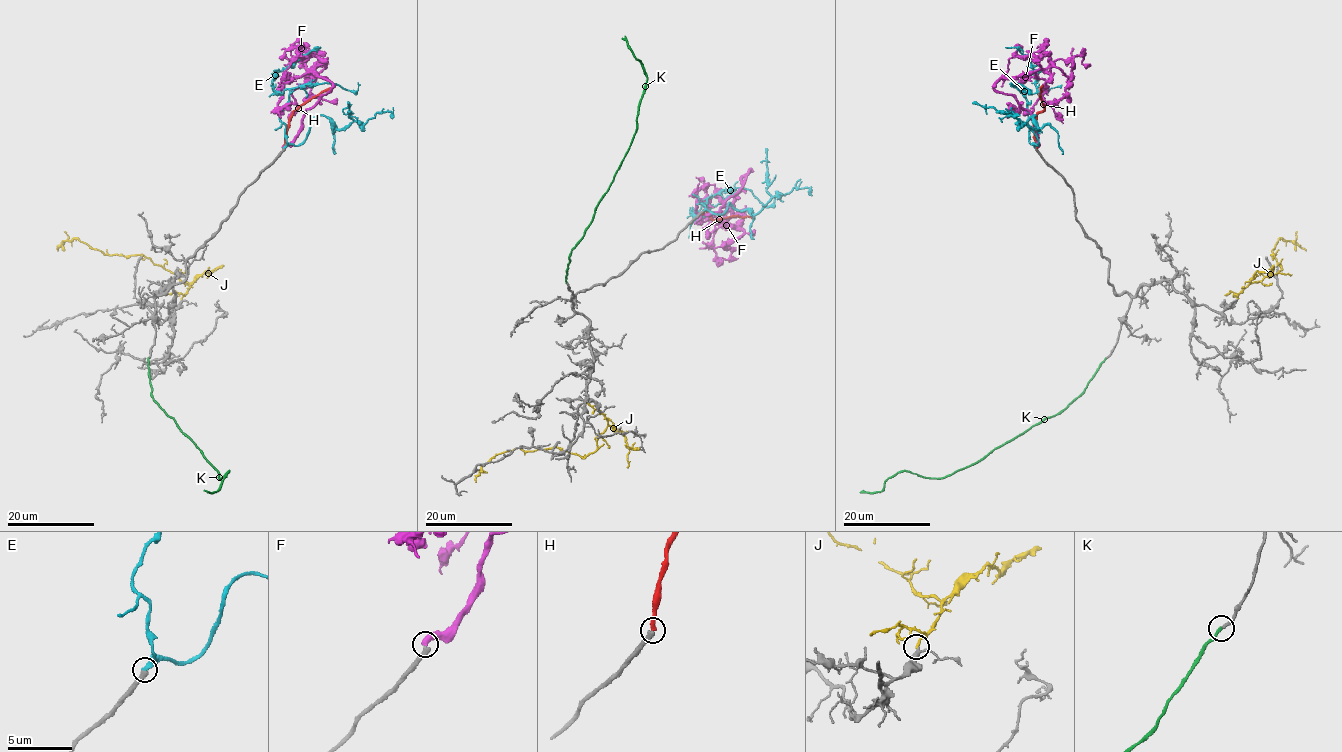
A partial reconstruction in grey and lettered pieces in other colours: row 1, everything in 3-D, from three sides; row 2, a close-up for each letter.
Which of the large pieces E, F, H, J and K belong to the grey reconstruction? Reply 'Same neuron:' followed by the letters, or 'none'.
Same neuron: E, J, K

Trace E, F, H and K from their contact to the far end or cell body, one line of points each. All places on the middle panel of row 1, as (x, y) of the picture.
E: (702, 212), (705, 208), (698, 203), (705, 203), (707, 198), (690, 213), (705, 216), (731, 193), (737, 181)
F: (701, 213), (718, 211), (750, 170), (728, 221), (743, 233), (726, 241), (735, 249), (717, 267)
H: (702, 212), (710, 213), (713, 220), (730, 216), (753, 218)
K: (566, 282), (571, 250), (584, 234), (633, 140), (646, 75), (624, 36)

